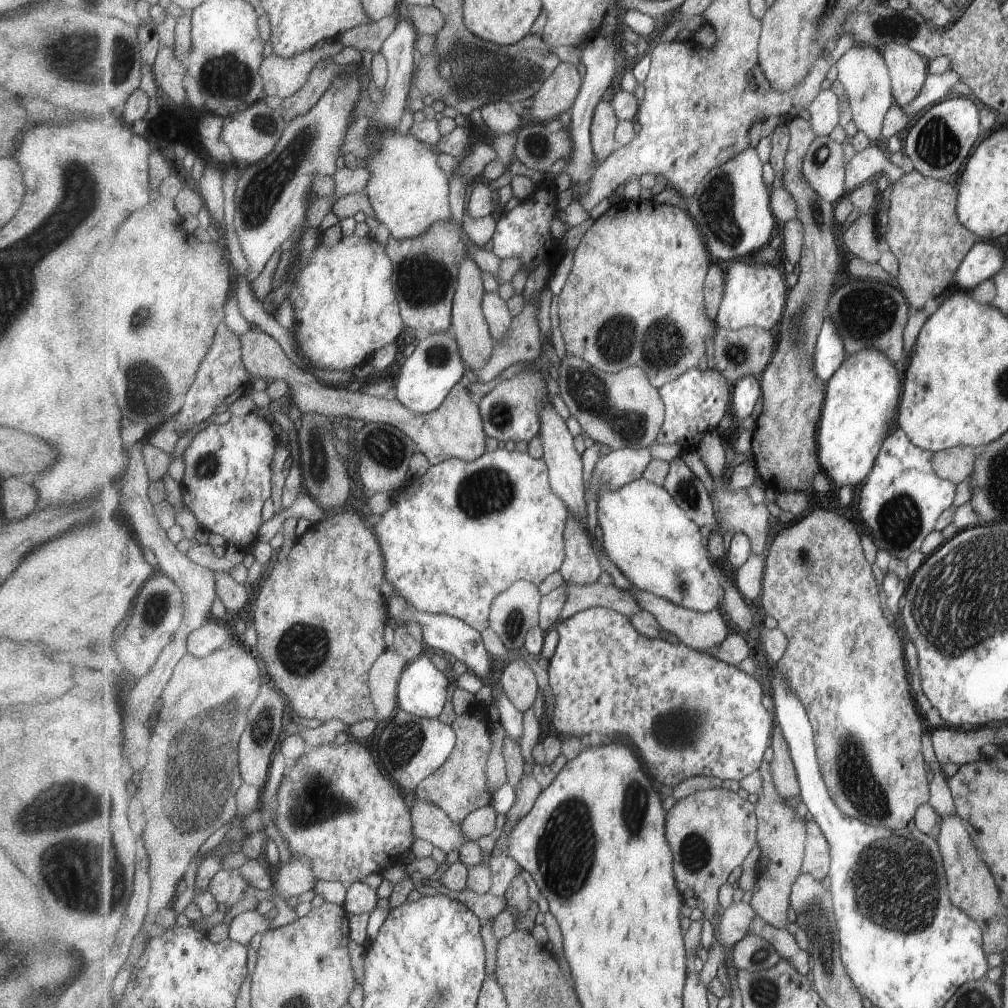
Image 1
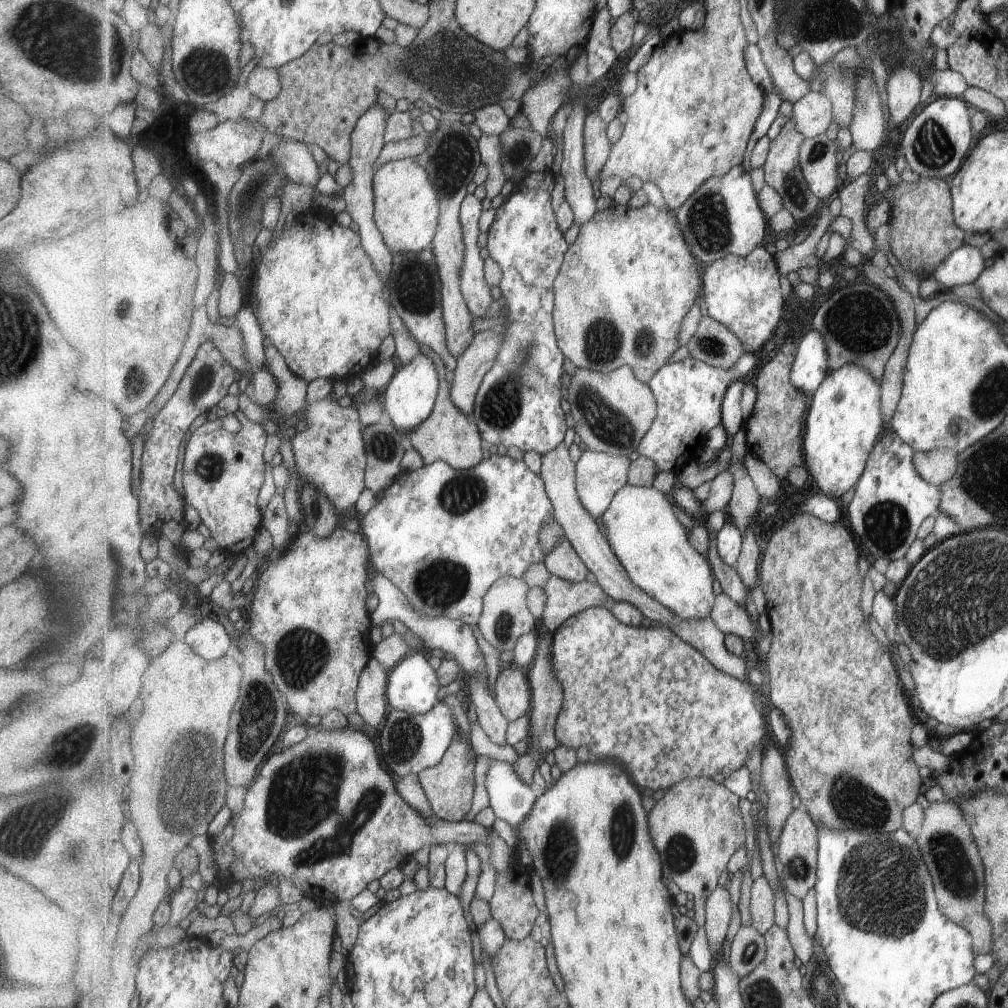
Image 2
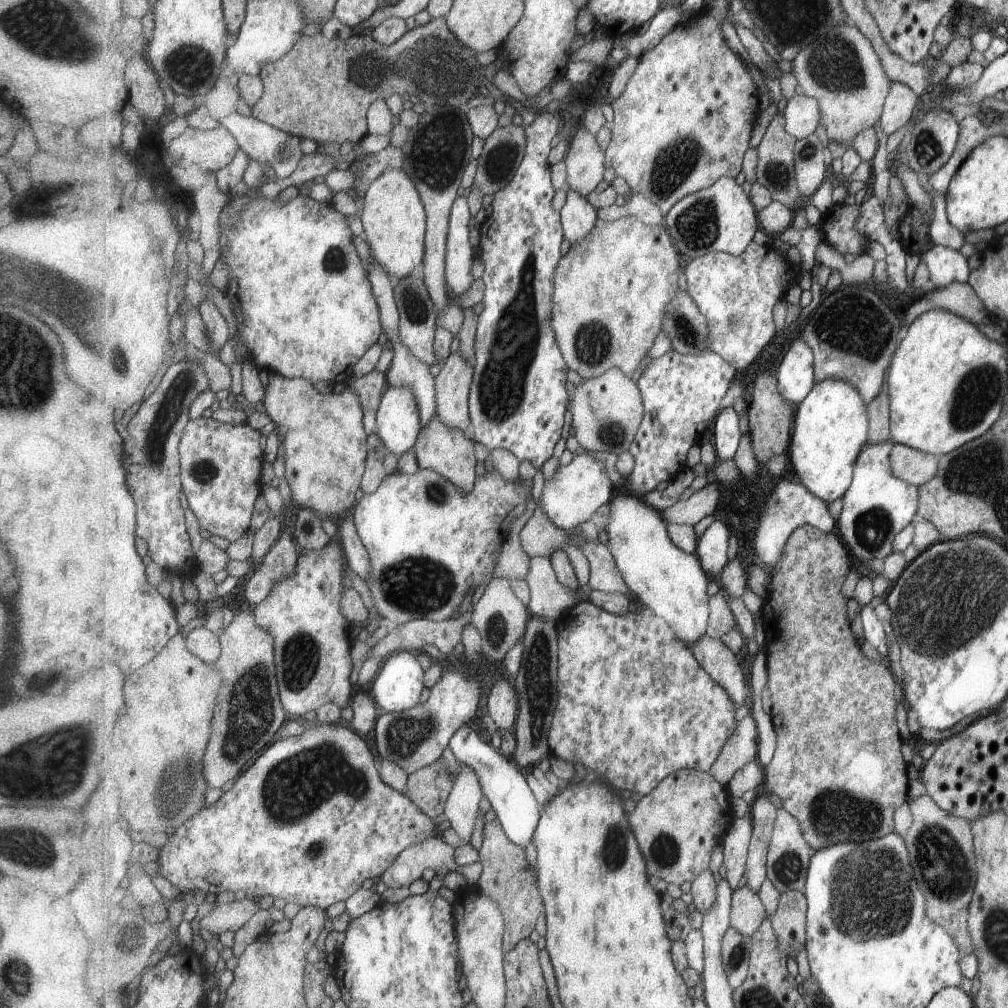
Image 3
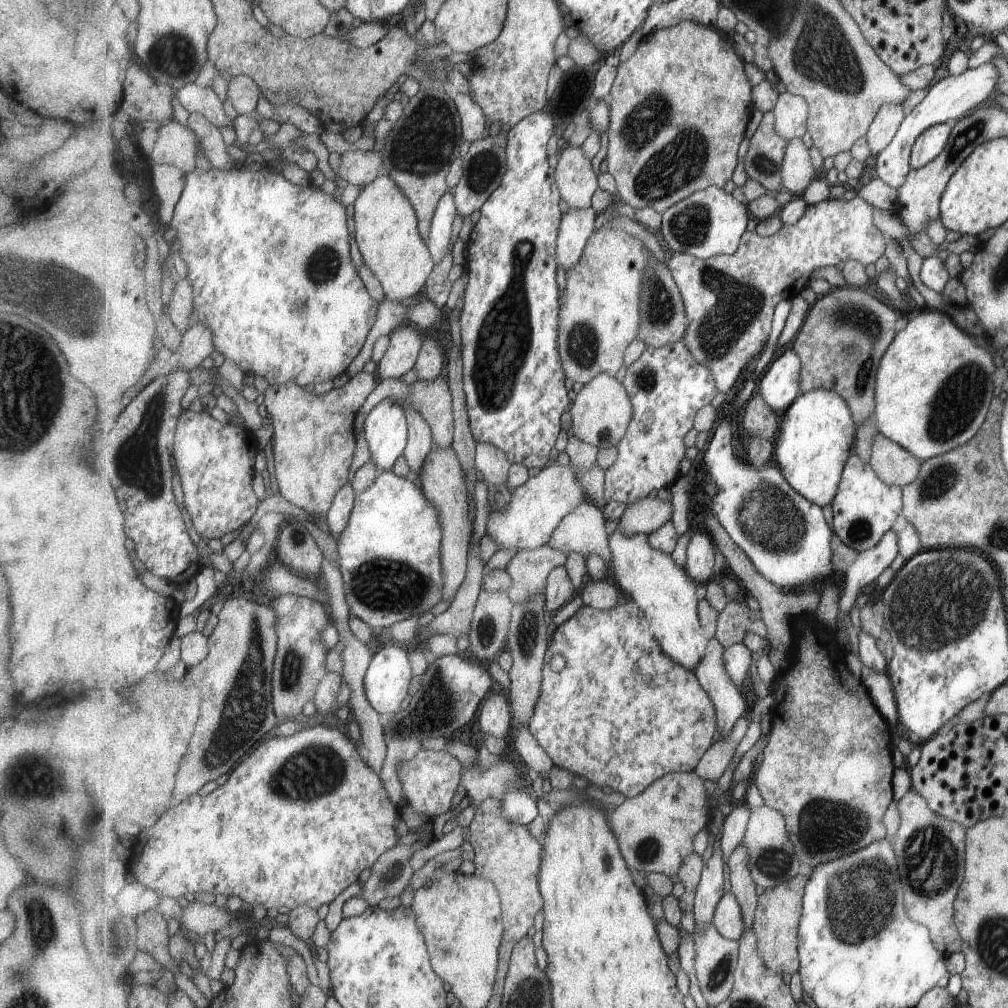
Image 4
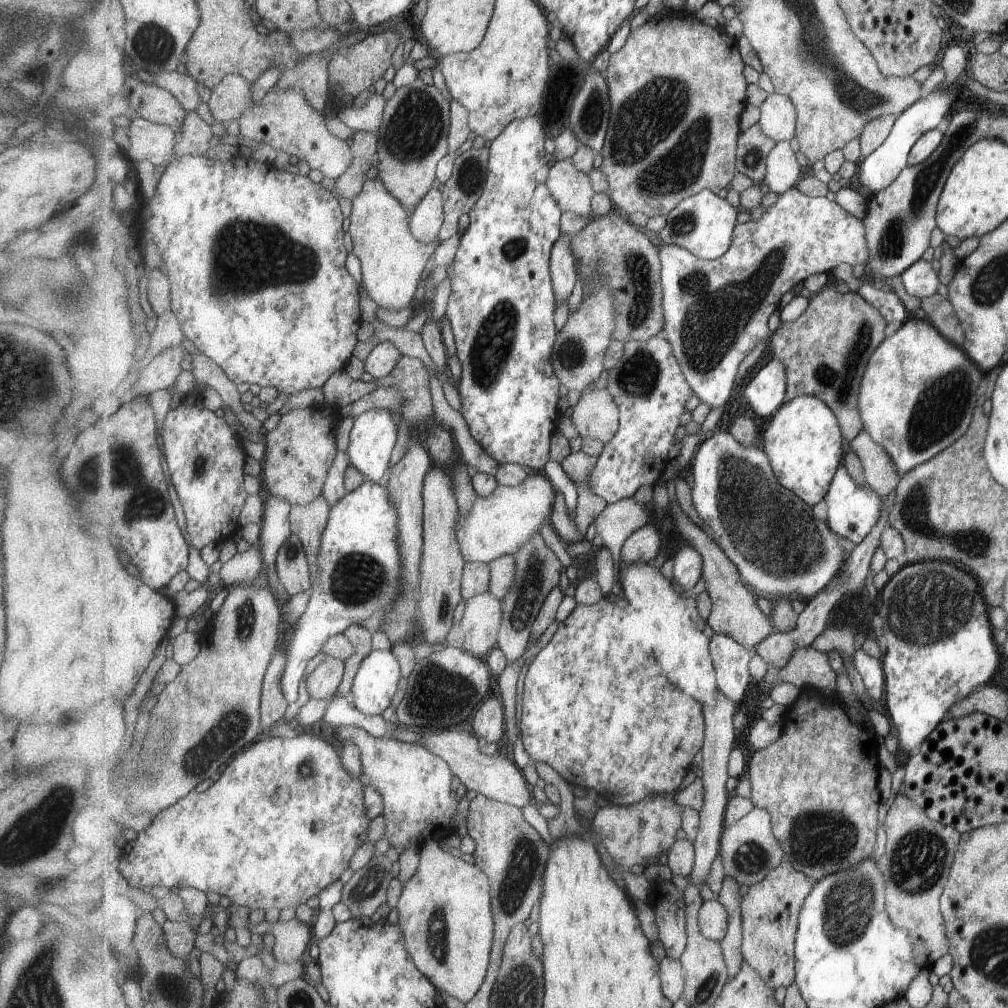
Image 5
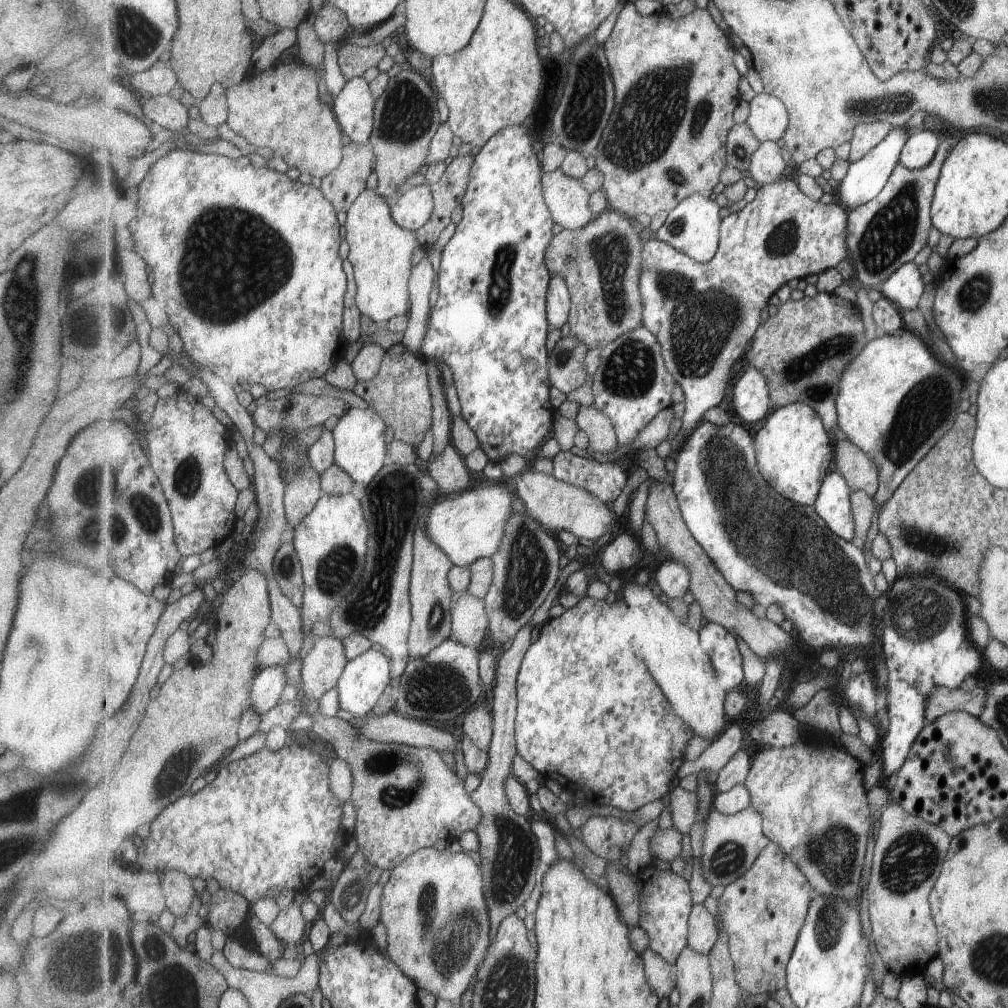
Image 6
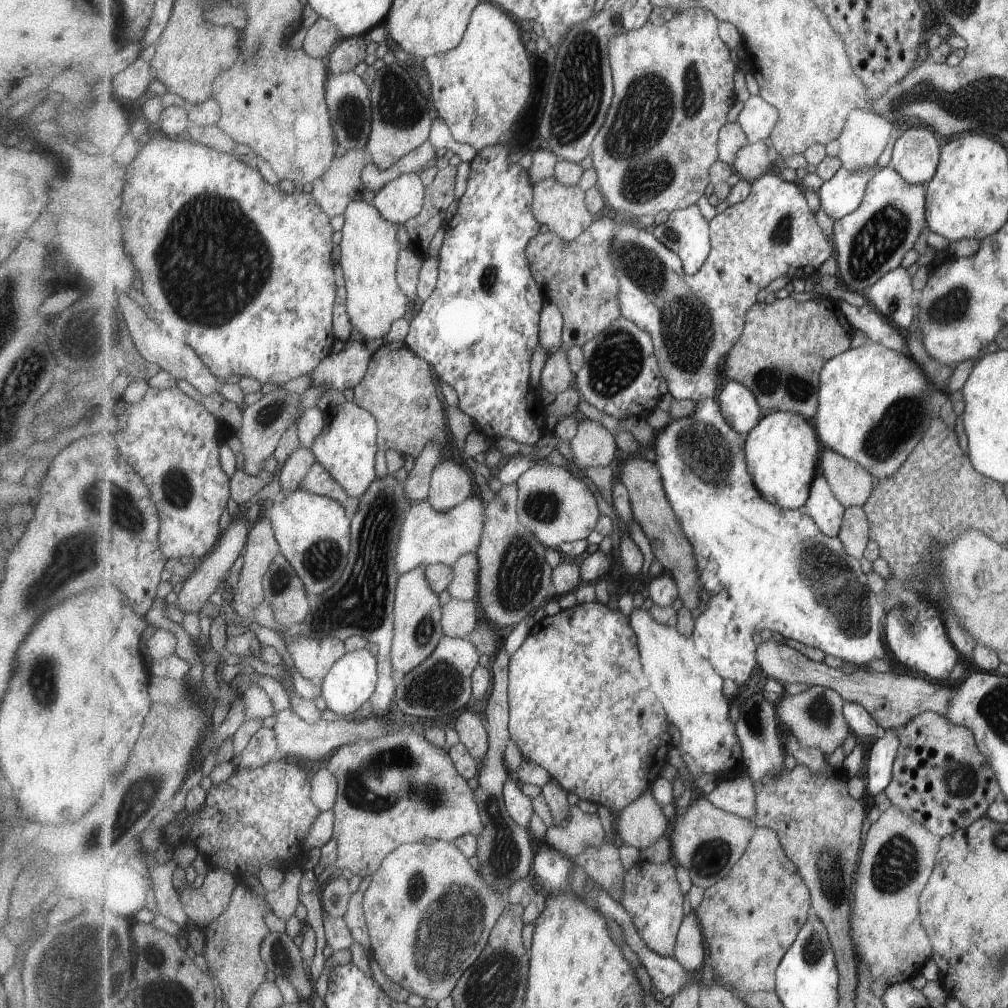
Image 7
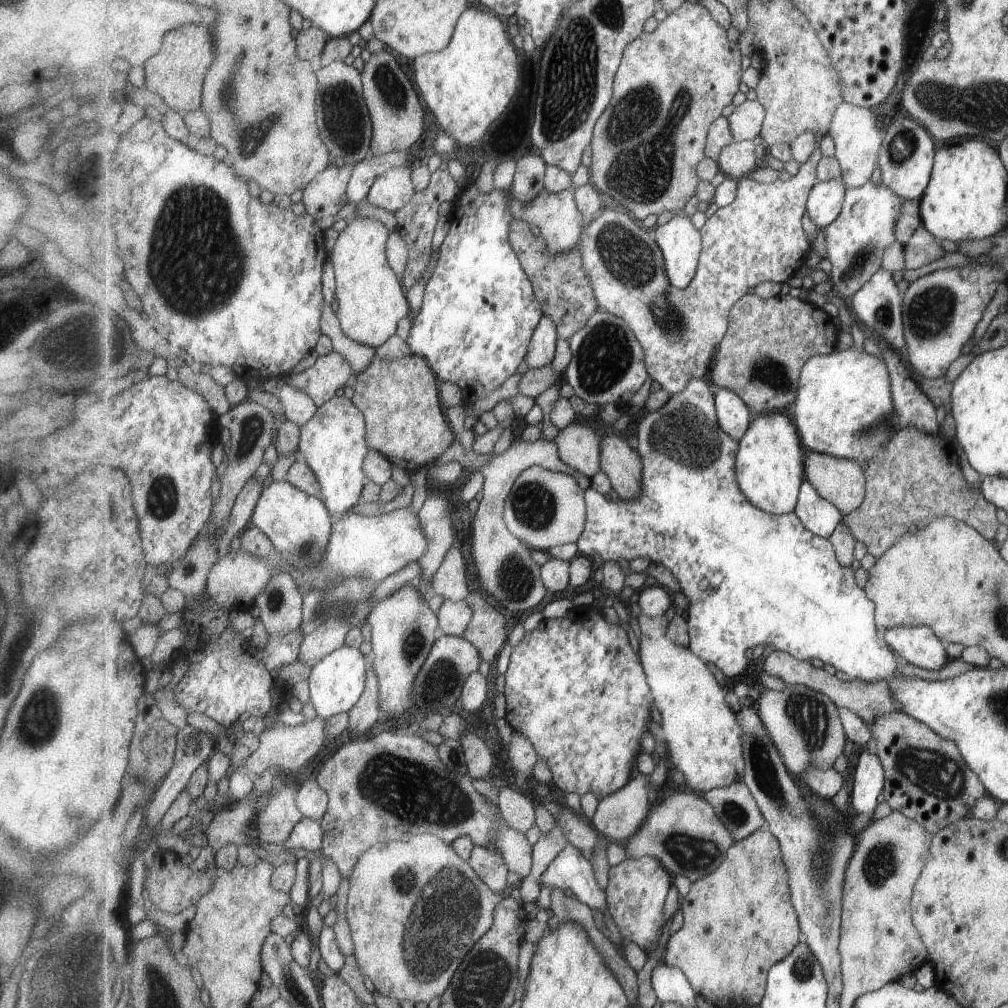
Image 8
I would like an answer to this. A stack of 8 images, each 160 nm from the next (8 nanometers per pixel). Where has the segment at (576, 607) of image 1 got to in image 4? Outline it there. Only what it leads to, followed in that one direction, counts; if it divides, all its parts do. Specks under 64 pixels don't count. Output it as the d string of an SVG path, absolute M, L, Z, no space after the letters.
M549 545L517 552L505 568L514 582L508 592L514 604L546 593L549 575L567 562L567 555L569 553L549 548Z

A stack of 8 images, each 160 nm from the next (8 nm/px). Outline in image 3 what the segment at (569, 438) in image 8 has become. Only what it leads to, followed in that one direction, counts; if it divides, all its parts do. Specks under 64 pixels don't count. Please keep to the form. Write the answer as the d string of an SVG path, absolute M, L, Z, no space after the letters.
M613 367L605 371L601 376L584 379L580 385L575 386L575 392L570 403L570 411L573 414L571 425L574 427L574 436L583 449L595 453L601 451L602 453L620 455L622 452L630 450L646 410L643 393L638 382L631 380L631 377L627 376L623 370Z

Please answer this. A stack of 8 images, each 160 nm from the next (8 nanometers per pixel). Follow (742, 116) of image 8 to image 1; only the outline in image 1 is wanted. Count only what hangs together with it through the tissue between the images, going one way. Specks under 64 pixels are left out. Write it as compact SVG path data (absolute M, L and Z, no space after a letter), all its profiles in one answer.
M831 89L822 90L810 104L808 112L813 130L821 136L830 134L835 130L841 118L839 110L839 96Z

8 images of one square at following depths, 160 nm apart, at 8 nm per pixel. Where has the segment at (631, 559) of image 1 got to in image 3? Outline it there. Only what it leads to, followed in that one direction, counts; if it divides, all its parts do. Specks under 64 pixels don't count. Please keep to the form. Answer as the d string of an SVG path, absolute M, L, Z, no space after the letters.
M618 491L609 506L605 527L609 536L607 545L629 588L643 607L649 607L665 618L677 636L692 648L707 632L710 574L697 554L685 552L673 542L662 512L647 506L640 495Z

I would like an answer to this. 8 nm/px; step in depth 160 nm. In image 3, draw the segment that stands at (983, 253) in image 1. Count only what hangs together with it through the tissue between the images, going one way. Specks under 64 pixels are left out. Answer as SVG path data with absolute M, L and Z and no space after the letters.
M933 245L918 258L927 267L932 288L944 287L953 281L965 283L970 273L967 259L949 247Z

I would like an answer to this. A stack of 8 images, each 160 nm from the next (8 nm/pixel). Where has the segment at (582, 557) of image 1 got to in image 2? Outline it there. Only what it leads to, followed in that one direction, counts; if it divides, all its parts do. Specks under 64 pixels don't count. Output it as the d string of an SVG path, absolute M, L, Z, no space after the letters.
M566 537L549 554L545 564L551 575L555 574L558 578L573 583L584 582L590 572L581 556L575 551L573 544Z

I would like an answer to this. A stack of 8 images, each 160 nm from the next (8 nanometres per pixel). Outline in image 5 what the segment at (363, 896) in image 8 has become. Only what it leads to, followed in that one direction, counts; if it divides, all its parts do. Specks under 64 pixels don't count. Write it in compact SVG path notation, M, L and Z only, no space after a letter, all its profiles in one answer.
M437 841L421 848L419 865L398 898L399 924L410 957L437 989L466 1004L484 986L496 922L492 883L476 864L451 856Z

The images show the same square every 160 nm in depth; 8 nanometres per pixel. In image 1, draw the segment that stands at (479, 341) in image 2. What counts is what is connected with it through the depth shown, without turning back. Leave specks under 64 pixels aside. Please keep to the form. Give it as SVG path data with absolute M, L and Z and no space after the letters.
M541 291L525 304L523 310L515 316L508 336L496 342L491 361L484 369L475 372L479 383L489 382L503 374L515 362L539 361L542 356L543 338L539 326L539 306Z

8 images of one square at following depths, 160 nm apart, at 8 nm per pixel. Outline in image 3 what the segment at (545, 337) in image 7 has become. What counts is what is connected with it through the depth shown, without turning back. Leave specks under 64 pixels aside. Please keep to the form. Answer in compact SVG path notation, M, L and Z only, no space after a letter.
M567 188L567 199L560 211L564 236L571 245L582 241L594 229L598 210L577 189Z

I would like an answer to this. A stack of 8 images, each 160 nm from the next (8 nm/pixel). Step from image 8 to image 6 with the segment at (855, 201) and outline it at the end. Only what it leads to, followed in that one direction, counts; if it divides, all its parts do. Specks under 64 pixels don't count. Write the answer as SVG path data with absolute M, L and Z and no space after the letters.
M949 131L949 135L941 142L940 149L937 150L936 156L927 166L919 170L907 170L903 164L898 163L896 170L893 170L892 178L885 186L881 193L859 206L857 210L849 213L849 237L848 237L848 261L852 265L856 278L862 287L870 290L885 282L887 278L892 277L897 270L901 269L907 262L912 261L921 248L926 245L929 228L931 228L929 208L932 198L935 196L936 182L940 177L941 166L944 165L945 154L951 152L953 146L956 146L958 132Z

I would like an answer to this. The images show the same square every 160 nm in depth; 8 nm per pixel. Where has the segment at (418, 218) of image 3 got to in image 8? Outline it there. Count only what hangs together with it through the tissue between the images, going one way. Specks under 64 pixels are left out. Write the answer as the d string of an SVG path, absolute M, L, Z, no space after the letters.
M359 216L348 221L327 254L336 274L337 313L341 330L351 340L375 349L398 335L401 320L412 312L402 280L389 265L385 248L390 234L381 220Z

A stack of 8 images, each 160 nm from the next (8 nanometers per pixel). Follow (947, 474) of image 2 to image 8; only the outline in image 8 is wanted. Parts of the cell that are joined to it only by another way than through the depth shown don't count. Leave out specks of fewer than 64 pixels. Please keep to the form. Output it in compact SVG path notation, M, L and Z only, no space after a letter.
M808 451L805 458L805 474L806 480L809 480L816 487L817 492L825 500L835 504L844 516L858 510L866 500L868 487L865 465L857 460Z

